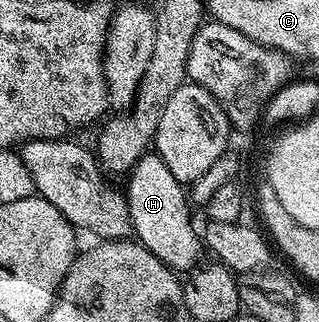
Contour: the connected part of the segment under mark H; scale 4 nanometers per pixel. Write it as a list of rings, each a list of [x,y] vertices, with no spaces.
[[[146,153],[128,172],[128,179],[129,184],[124,184],[123,190],[136,242],[142,243],[151,253],[155,253],[155,257],[159,257],[159,261],[178,272],[194,270],[202,262],[203,239],[198,228],[197,231],[193,228],[186,188],[171,174],[171,169],[163,165],[156,153]]]

